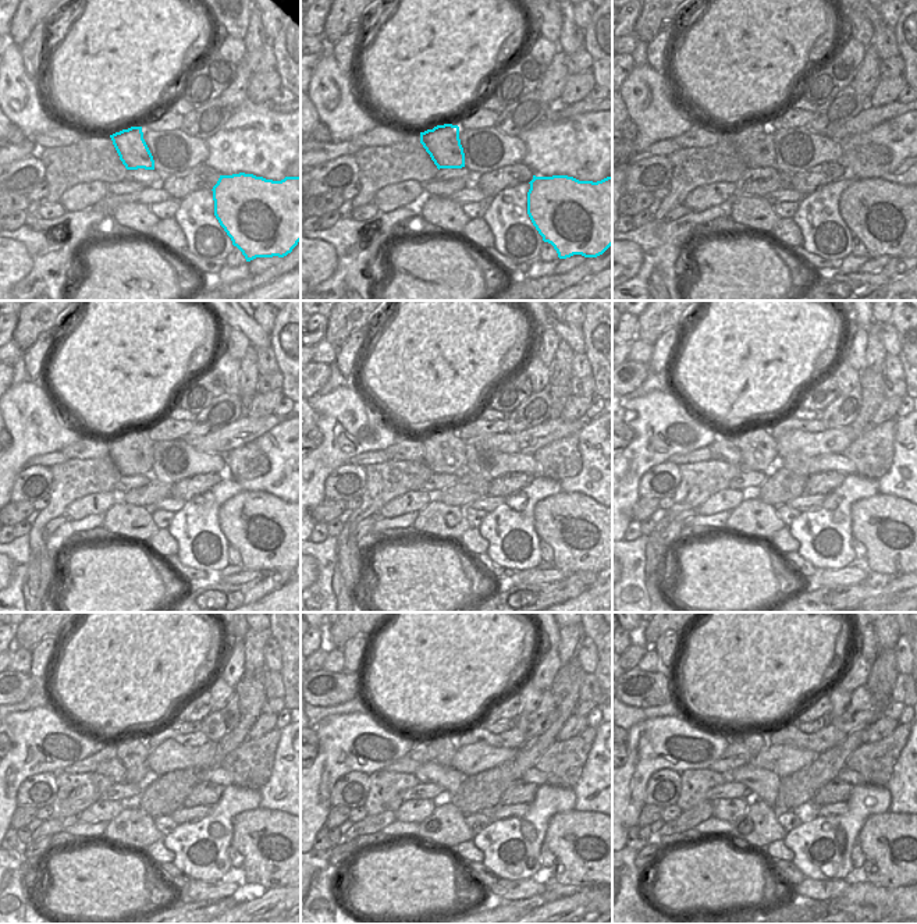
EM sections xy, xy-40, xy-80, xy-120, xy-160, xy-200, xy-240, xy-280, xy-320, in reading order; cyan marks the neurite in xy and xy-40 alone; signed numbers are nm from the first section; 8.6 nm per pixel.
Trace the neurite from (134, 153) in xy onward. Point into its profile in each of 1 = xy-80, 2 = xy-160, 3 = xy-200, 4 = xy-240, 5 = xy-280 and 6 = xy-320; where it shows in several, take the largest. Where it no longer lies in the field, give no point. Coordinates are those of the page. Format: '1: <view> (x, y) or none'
1: xy-80 (754, 144)
2: xy-160 (444, 452)
3: xy-200 (759, 450)
4: xy-240 (132, 752)
5: xy-280 (443, 747)
6: xy-320 (754, 741)

